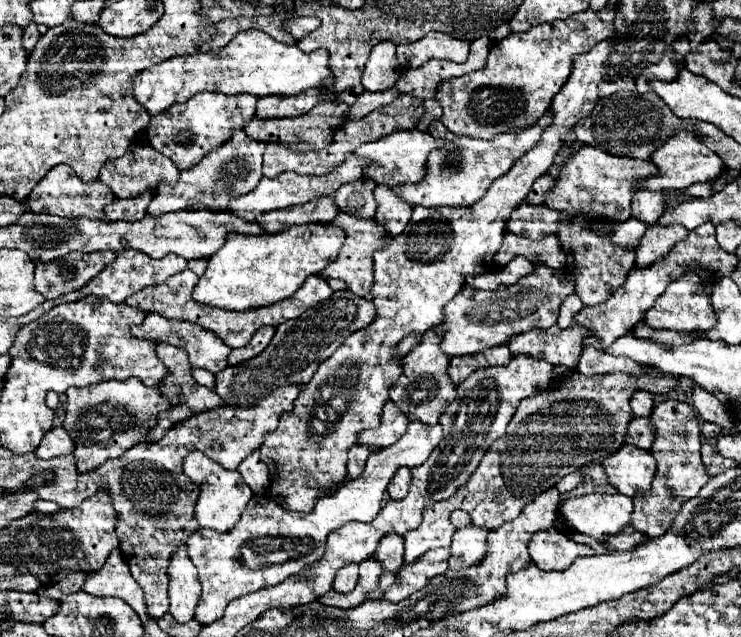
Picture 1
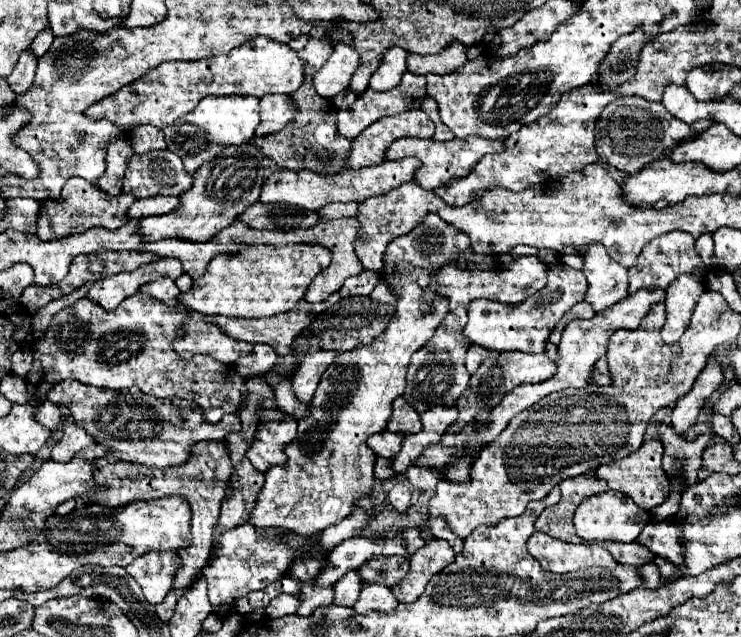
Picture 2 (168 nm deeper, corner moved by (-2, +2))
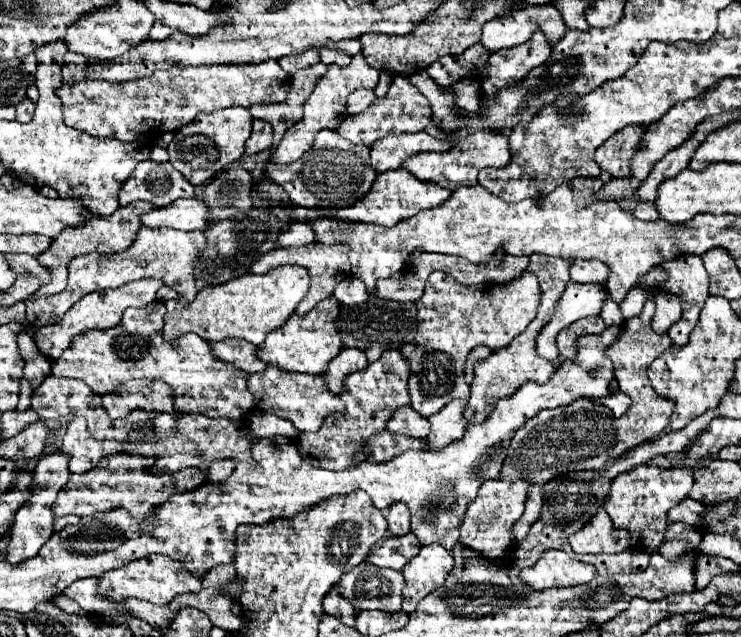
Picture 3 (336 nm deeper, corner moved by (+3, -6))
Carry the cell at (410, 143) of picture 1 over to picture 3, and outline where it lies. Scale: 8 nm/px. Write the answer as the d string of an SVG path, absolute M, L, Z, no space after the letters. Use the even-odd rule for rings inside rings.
M473 132L463 138L463 142L457 142L447 152L419 152L409 156L403 162L403 168L413 172L419 180L431 180L447 190L455 190L459 186L475 186L477 184L477 172L481 168L503 168L511 160L507 136L503 132Z

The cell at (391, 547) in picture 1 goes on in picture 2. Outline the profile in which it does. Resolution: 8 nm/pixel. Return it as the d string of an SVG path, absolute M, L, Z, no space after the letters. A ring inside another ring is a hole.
M376 556L360 566L358 574L362 584L382 584L392 588L408 574L408 568L410 564L404 556Z

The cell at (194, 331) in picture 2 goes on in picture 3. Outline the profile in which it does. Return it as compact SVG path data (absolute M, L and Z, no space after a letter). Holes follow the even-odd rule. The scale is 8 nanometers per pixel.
M225 338L219 342L209 342L209 348L215 354L215 358L221 358L223 362L233 364L247 374L263 372L267 368L267 364L261 362L255 354L257 346L243 338Z

